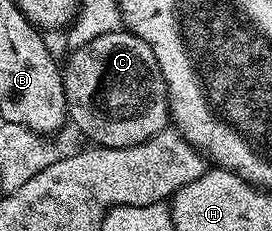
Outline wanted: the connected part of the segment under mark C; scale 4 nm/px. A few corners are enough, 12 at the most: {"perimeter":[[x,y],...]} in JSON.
{"perimeter":[[126,30],[61,68],[70,123],[100,148],[168,127],[157,56]]}

